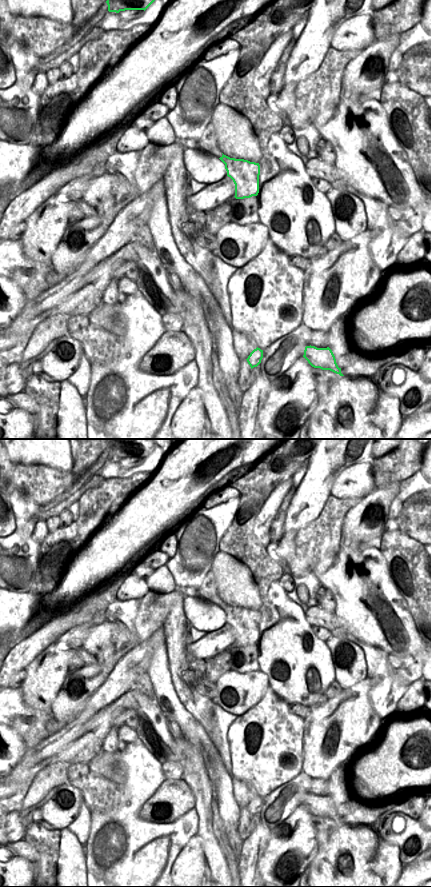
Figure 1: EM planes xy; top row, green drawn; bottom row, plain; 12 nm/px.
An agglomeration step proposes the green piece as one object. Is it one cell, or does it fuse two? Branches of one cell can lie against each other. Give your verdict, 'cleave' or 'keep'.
cleave

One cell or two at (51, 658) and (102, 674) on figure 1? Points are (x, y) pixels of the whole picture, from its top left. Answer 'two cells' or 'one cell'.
two cells

